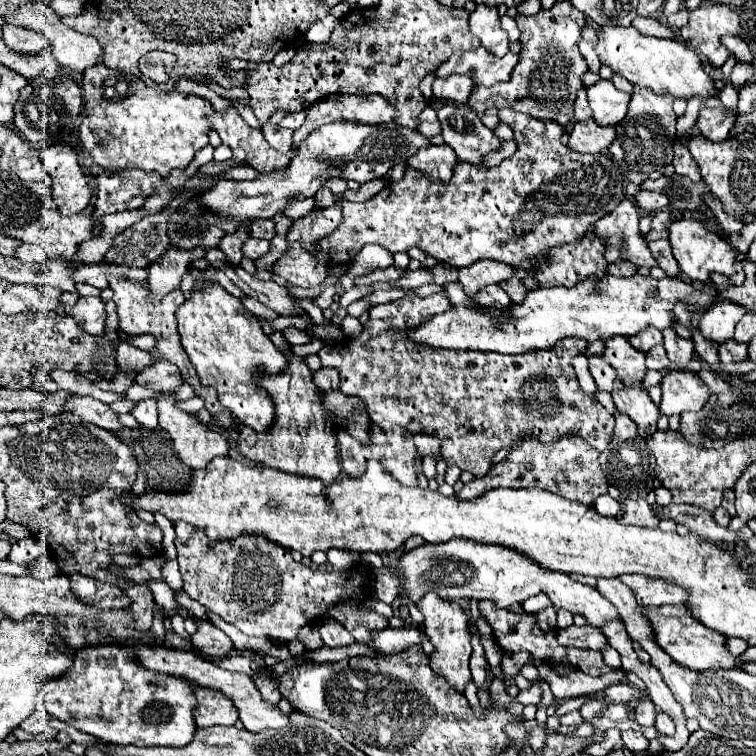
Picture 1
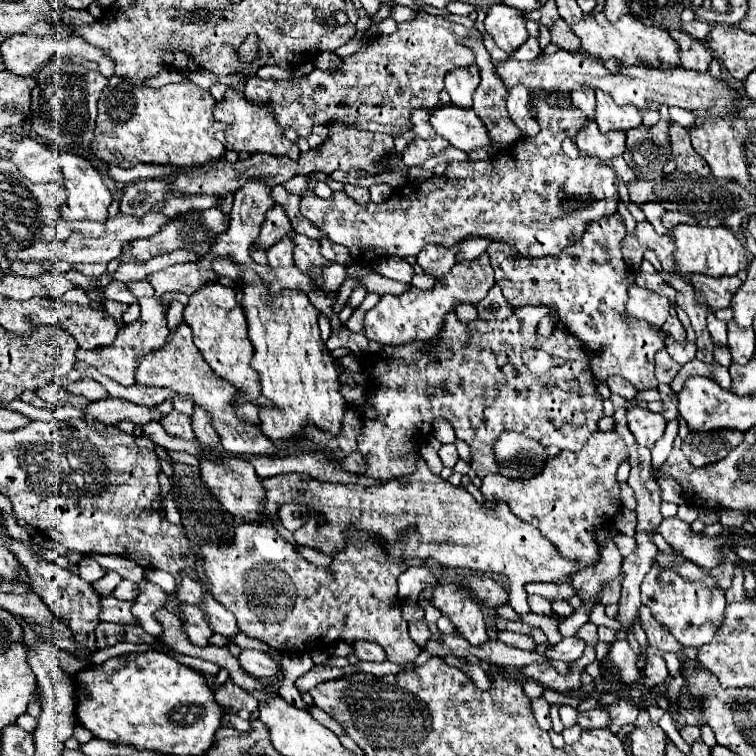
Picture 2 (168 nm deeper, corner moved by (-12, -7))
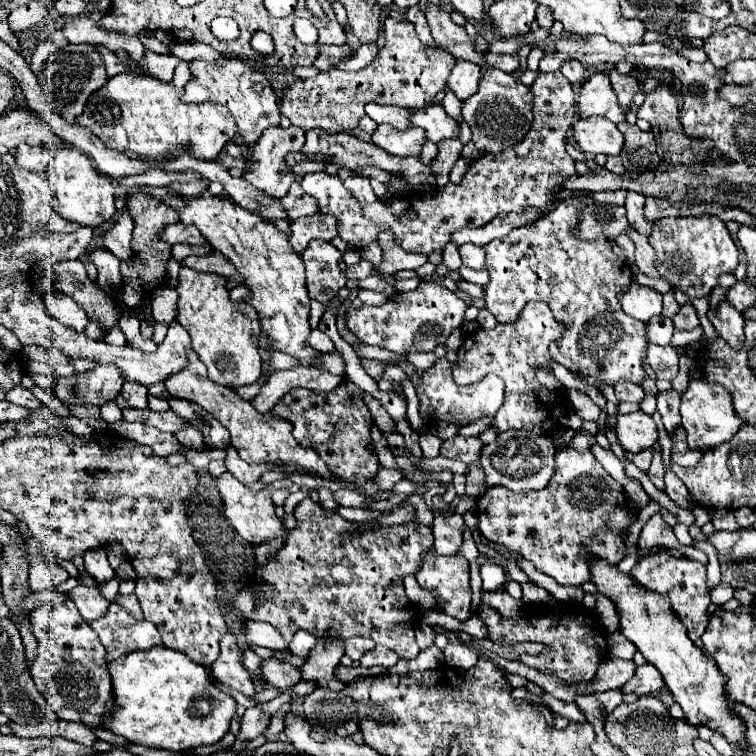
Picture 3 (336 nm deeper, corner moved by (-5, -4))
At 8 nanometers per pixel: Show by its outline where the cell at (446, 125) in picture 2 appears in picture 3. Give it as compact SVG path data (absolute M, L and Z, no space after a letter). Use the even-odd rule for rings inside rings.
M431 104L421 110L413 110L411 114L413 126L419 126L425 130L427 140L441 142L447 138L459 138L461 130L459 124L445 112L441 104Z

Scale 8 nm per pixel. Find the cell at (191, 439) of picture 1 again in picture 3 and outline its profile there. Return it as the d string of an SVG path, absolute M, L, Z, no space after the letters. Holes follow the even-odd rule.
M229 472L221 474L215 478L215 486L221 492L221 500L223 500L223 508L225 508L225 516L231 522L231 526L247 540L253 544L263 544L265 540L273 540L273 538L283 538L285 534L285 526L281 524L281 520L275 514L275 504L271 498L271 490L259 490L253 492L251 488L243 486L241 482L237 482Z

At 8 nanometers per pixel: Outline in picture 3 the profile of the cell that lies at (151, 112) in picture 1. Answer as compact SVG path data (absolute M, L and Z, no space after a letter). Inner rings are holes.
M117 74L109 78L105 86L93 92L87 100L87 106L79 118L81 126L89 128L107 148L117 152L133 152L143 158L159 158L159 156L181 156L189 154L199 160L213 160L221 148L235 136L235 120L225 110L225 106L217 106L211 102L205 104L187 104L183 102L171 82L161 82L151 76L133 76L133 74Z

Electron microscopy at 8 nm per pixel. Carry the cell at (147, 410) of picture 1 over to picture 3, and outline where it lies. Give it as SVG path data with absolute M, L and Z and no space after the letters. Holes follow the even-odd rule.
M187 424L183 430L175 432L175 438L179 440L179 444L191 446L191 448L195 448L195 450L203 450L203 448L205 448L205 446L203 446L203 434L201 434L201 430L197 430L197 428L191 426L191 424Z

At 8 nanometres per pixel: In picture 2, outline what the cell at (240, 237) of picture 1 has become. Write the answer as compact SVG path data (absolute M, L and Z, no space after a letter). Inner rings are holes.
M274 205L270 211L268 211L268 217L266 217L266 223L264 223L264 229L260 231L260 237L256 241L256 247L260 249L268 249L270 245L274 245L276 241L280 241L288 231L292 231L292 225L290 225L290 219L284 211L284 205Z

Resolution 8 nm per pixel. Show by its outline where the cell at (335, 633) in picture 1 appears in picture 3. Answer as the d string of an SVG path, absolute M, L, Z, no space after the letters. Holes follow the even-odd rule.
M377 644L373 650L369 650L369 652L365 652L363 656L361 656L361 666L385 666L385 668L389 668L389 666L393 666L395 662L399 660L399 656L395 654L395 652L391 652L391 650L387 650L385 646L381 646L381 644Z

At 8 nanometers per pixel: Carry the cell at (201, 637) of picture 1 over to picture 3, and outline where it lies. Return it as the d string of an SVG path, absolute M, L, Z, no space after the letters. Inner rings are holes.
M269 658L263 660L261 664L261 680L269 686L275 686L279 690L291 690L299 680L301 680L301 672L277 658Z

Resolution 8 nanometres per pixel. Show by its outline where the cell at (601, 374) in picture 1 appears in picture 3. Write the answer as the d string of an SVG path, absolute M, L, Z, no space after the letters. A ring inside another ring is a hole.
M621 380L615 384L615 396L619 402L641 402L645 392L639 384L633 384L629 380Z

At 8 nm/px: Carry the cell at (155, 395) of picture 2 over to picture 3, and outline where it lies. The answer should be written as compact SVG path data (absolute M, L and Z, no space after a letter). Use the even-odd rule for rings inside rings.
M125 382L121 392L117 394L115 402L119 408L145 408L147 406L147 388L143 384Z

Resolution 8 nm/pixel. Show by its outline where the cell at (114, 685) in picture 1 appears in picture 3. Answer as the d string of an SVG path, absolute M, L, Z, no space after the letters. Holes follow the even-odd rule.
M153 646L153 650L127 654L117 662L109 662L109 674L111 674L113 700L107 706L103 728L123 736L131 744L169 748L169 750L191 750L201 746L213 746L225 736L231 718L235 716L235 706L237 706L235 700L223 694L215 686L209 672L201 664L193 662L191 658L185 658L185 654L169 650L165 646Z

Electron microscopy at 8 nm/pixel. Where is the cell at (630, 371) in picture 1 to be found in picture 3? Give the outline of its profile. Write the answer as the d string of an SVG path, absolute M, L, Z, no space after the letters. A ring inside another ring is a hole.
M567 196L553 212L543 216L541 220L515 228L507 236L485 244L485 268L491 276L491 282L485 286L485 306L497 318L497 322L513 322L525 302L541 300L567 328L563 332L563 340L549 346L549 352L555 362L559 362L573 374L579 372L581 376L591 376L607 384L615 384L621 378L641 384L647 378L647 372L643 368L643 358L647 356L649 346L647 324L625 314L619 304L619 294L625 292L627 286L633 282L633 272L629 264L625 264L619 256L613 254L609 240L601 238L597 242L585 242L573 234L573 230L577 230L577 218L581 218L581 210L591 204L593 198Z

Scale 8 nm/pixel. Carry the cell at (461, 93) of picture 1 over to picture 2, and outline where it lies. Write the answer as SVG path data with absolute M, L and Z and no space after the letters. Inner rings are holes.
M476 65L454 69L446 77L446 91L452 97L452 103L458 107L470 107L472 95L480 85L480 69Z

